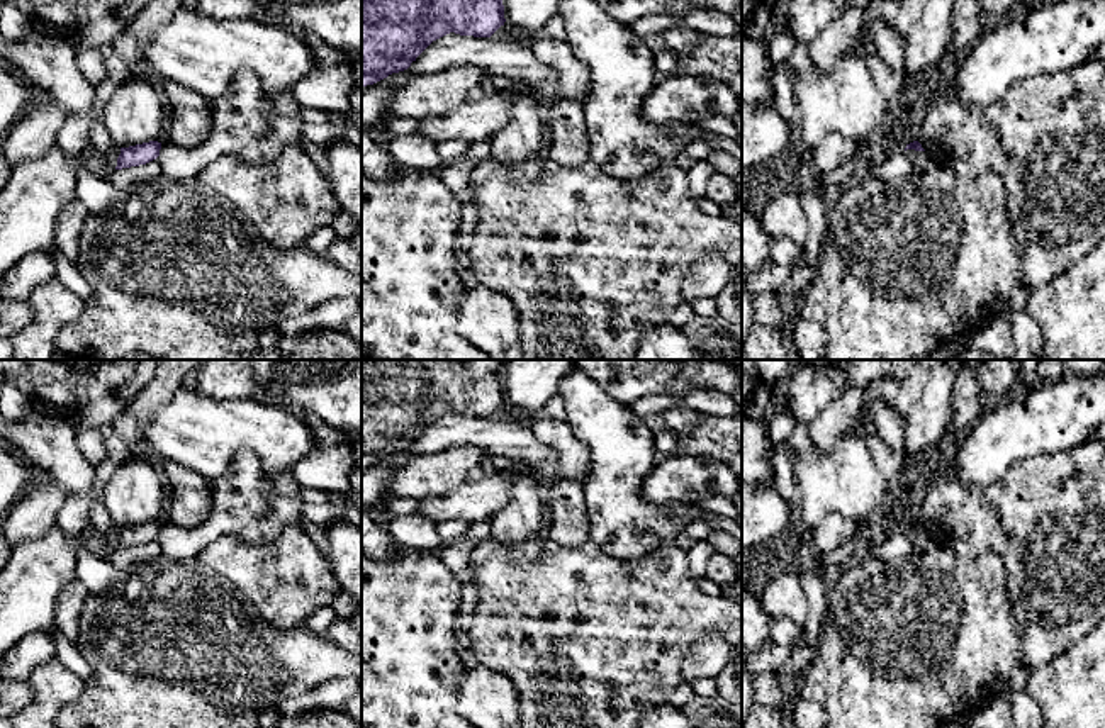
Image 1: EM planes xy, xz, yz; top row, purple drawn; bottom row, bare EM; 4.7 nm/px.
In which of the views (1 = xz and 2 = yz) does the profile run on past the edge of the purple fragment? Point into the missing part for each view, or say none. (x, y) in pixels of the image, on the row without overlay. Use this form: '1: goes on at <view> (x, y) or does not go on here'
1: does not go on here
2: does not go on here

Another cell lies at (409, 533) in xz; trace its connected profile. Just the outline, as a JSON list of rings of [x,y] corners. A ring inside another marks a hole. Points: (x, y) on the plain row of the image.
[[[404,514],[385,519],[387,533],[394,546],[401,552],[438,552],[443,541],[438,524],[418,514]]]

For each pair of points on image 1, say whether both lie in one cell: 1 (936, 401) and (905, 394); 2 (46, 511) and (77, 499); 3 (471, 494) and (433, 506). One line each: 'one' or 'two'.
1: two
2: two
3: one

